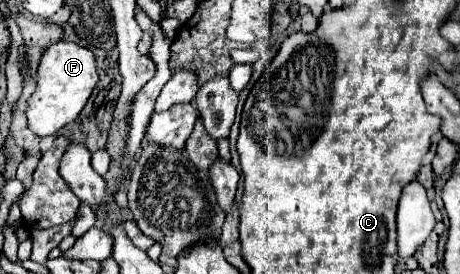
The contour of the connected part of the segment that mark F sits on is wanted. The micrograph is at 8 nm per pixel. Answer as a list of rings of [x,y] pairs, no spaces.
[[[60,41],[48,47],[42,55],[38,69],[38,89],[30,97],[30,107],[28,107],[30,129],[38,137],[56,135],[64,125],[72,123],[80,115],[96,83],[98,83],[96,57],[90,49],[68,41]]]

